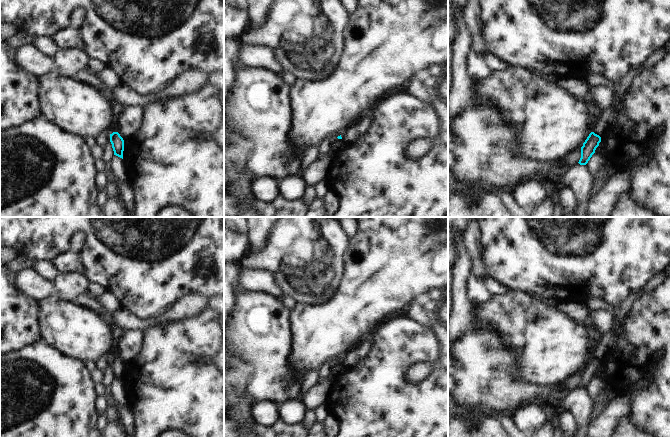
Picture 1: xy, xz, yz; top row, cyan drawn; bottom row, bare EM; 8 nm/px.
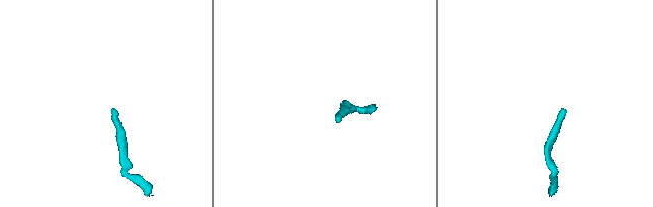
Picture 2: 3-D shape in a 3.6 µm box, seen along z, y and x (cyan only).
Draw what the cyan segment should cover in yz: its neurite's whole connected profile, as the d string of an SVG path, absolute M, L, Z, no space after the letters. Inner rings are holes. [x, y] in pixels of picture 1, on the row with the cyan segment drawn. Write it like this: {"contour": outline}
{"contour": "M594 132L589 134L581 147L581 158L578 162L580 165L586 165L588 163L600 142L601 137L599 135L595 134Z"}

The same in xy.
{"contour": "M118 132L110 134L110 142L114 151L114 155L123 159L124 140Z"}

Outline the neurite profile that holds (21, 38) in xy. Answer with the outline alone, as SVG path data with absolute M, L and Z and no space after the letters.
M18 30L13 37L7 40L8 44L14 50L20 48L21 46L32 44L33 41L34 41L34 37L22 30Z

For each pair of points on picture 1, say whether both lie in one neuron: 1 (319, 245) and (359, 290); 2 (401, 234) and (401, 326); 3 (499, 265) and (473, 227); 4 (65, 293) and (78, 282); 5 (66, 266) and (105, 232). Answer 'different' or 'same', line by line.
1: different
2: different
3: different
4: same
5: different

